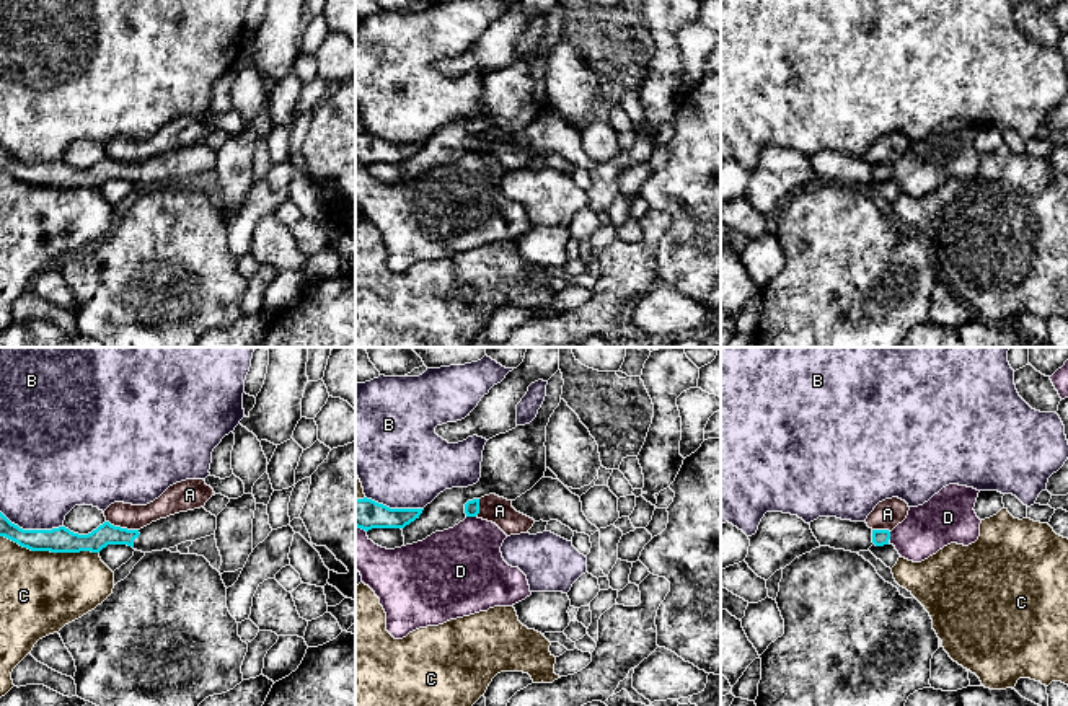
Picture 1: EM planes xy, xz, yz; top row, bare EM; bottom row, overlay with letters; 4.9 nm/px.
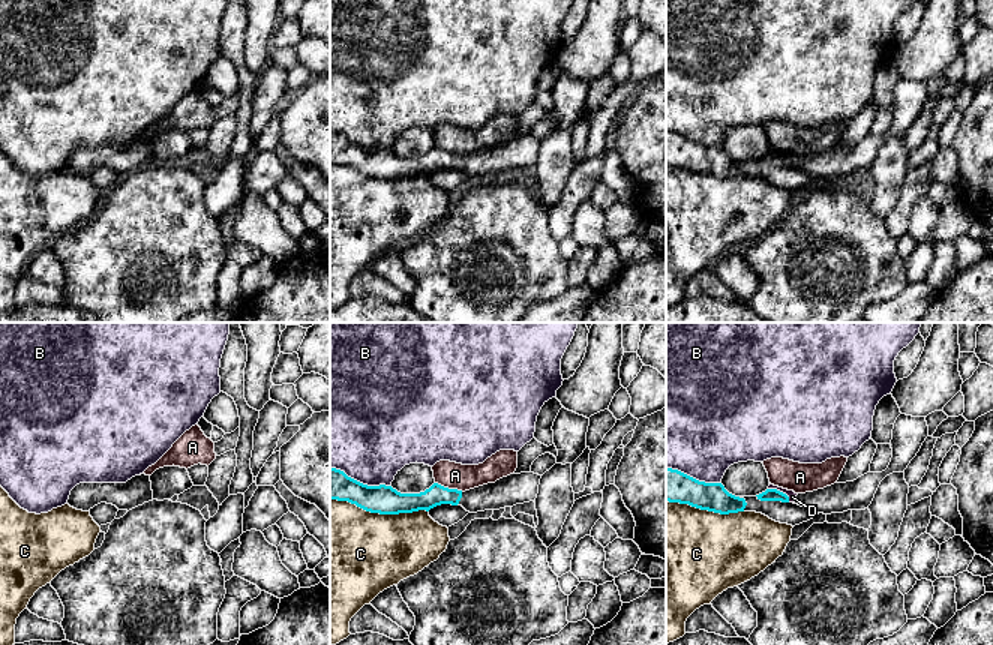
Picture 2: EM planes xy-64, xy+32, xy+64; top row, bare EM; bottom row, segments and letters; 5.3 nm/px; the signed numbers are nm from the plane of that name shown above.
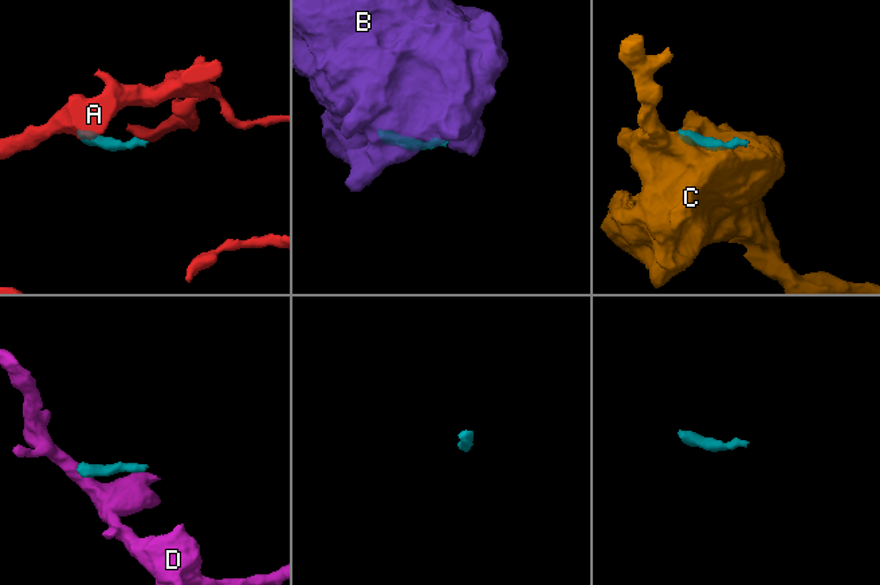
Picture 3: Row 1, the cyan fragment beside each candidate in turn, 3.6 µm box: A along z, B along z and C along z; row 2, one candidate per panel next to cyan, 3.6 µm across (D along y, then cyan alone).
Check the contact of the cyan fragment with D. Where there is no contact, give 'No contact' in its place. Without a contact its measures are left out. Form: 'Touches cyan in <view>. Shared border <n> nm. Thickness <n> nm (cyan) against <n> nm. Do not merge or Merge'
Touches cyan in xz. Shared border 50 nm. Thickness 80 nm (cyan) against 380 nm. Do not merge

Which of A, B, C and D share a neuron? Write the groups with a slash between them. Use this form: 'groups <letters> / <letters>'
groups A / B / C / D

